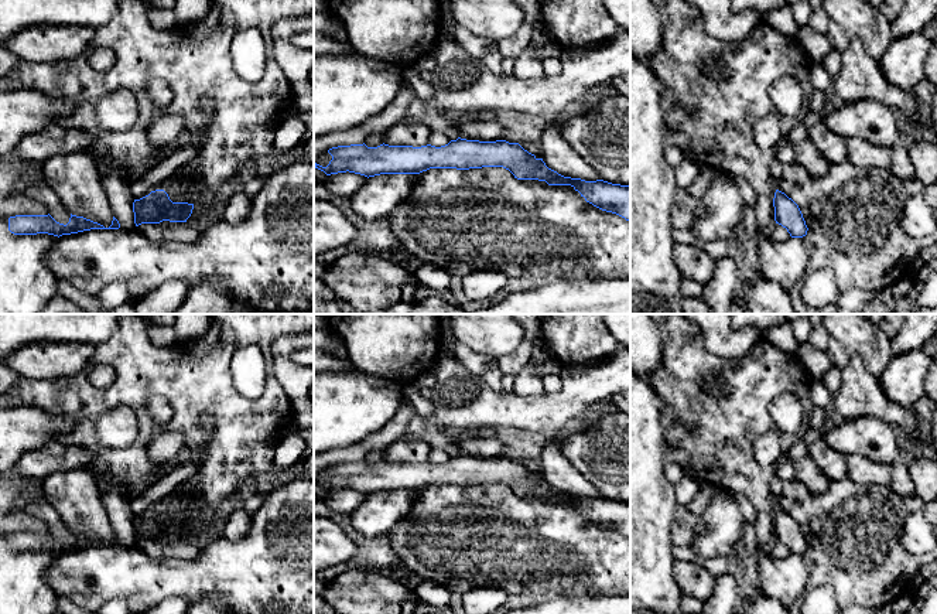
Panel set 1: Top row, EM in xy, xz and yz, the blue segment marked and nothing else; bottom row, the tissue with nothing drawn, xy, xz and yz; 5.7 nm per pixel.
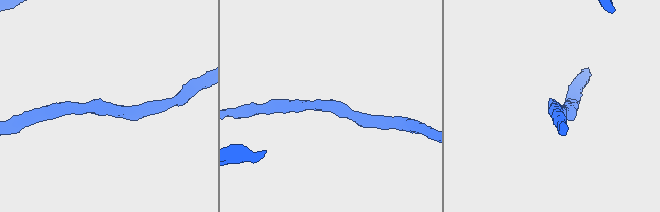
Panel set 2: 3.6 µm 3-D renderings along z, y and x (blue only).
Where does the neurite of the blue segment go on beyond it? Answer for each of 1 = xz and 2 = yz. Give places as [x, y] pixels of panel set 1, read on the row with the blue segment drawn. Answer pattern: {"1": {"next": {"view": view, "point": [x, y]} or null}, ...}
{"1": {"next": null}, "2": {"next": null}}

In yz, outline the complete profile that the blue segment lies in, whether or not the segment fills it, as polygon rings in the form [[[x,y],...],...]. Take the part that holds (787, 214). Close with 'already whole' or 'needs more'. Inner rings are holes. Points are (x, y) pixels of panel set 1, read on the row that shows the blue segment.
[[[776,190],[773,198],[774,221],[787,229],[791,238],[807,235],[807,225],[798,205],[784,192]]]; already whole

